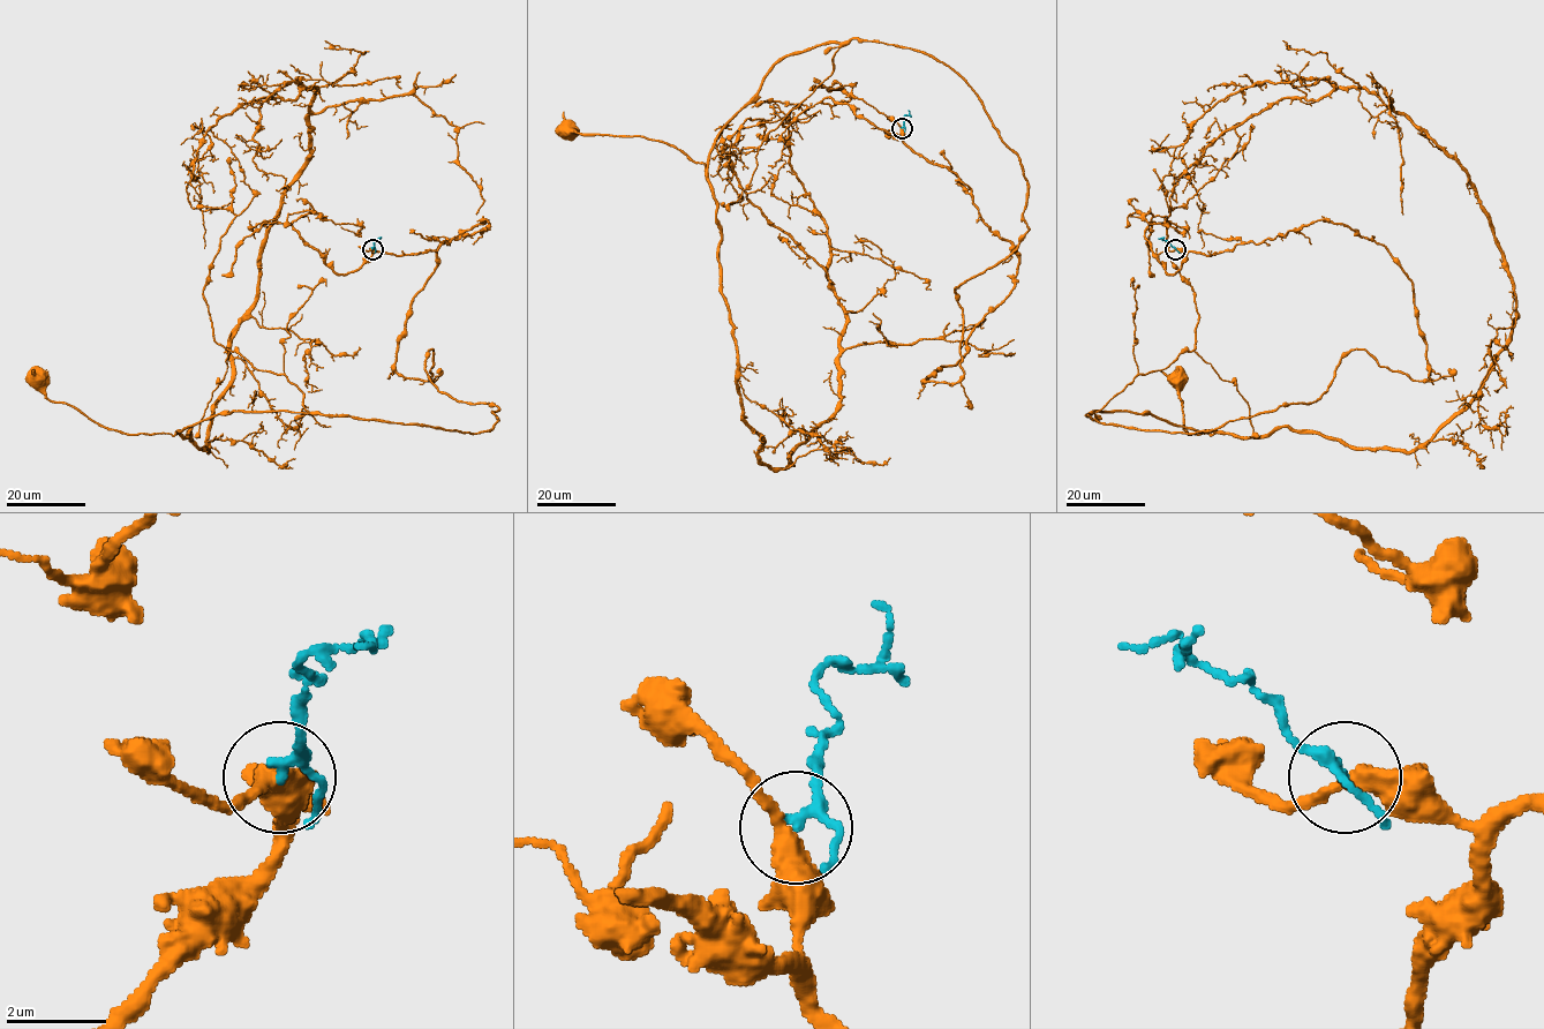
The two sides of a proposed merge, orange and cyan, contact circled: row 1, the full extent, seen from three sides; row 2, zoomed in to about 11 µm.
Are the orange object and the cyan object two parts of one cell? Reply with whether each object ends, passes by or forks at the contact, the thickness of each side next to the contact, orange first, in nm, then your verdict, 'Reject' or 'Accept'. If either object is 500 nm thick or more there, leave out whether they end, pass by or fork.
At the ring orange passes by. At the ring cyan passes by. Thickness 360 nm (orange) against 200 nm. Reject

